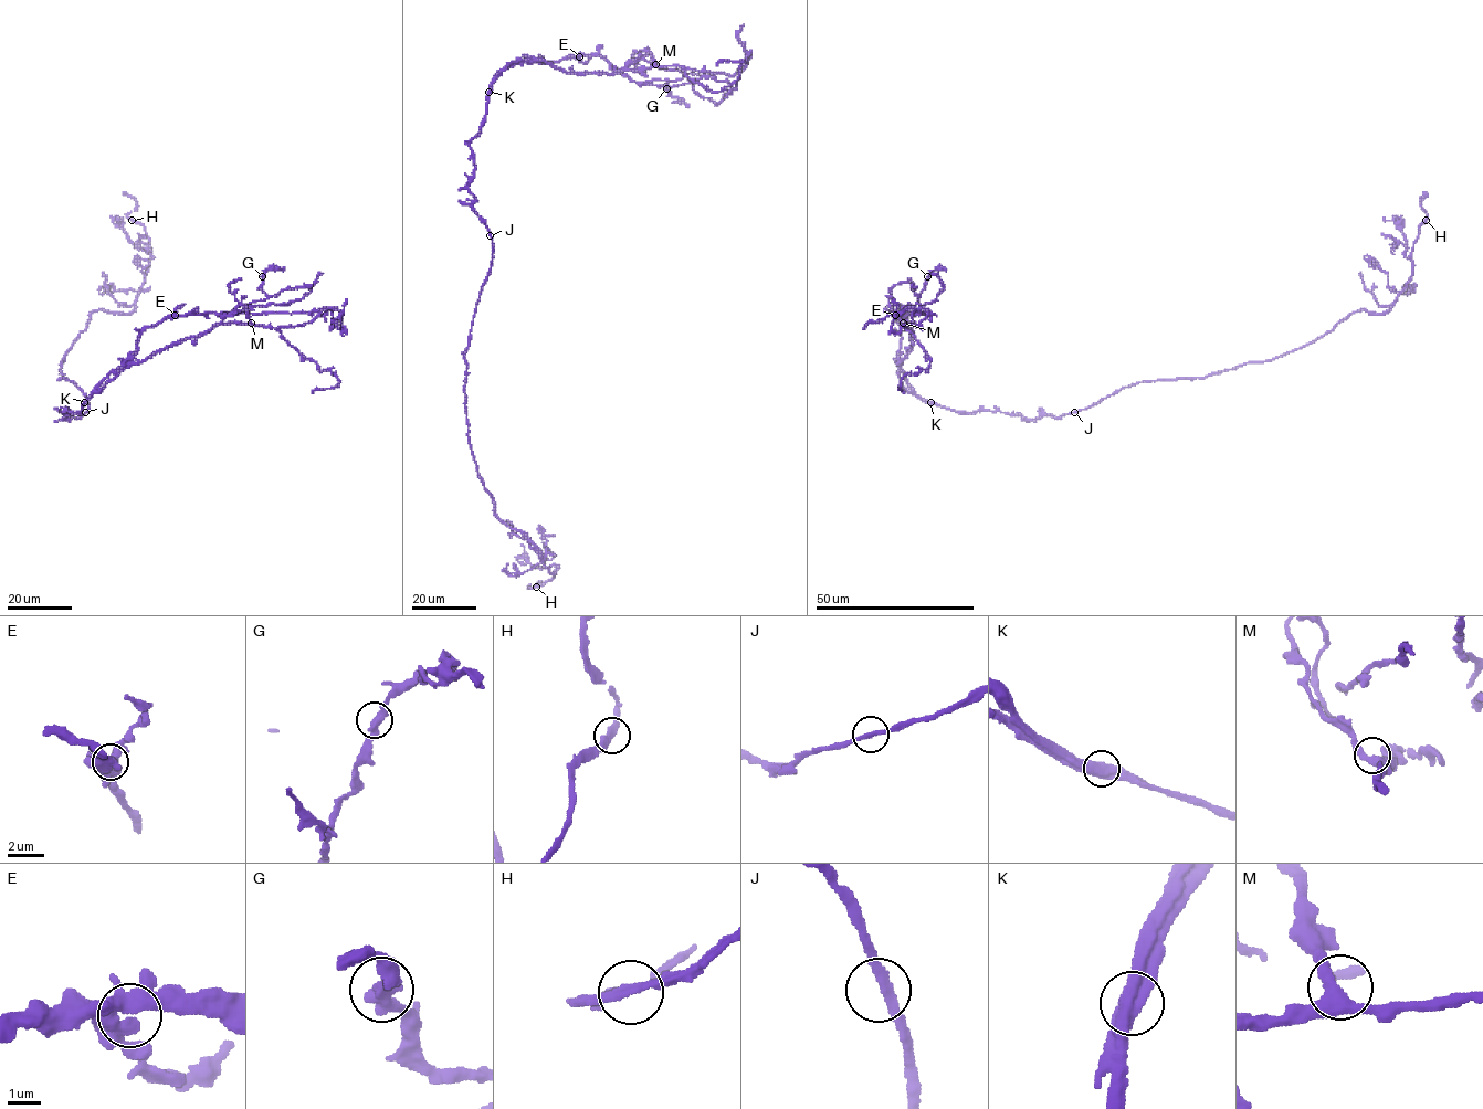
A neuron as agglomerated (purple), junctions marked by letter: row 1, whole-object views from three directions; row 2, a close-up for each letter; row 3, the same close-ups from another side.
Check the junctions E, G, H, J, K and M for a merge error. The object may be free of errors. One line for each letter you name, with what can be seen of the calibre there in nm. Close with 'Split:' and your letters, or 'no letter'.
K: 600 nm thick
Split: K

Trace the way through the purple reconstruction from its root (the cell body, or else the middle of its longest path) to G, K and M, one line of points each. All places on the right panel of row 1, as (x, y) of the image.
G: (1073, 412), (1030, 420), (924, 401), (896, 361), (901, 326), (894, 315), (919, 312), (927, 277)
K: (1073, 412), (1030, 420), (985, 410), (964, 413), (931, 402)
M: (1073, 412), (1030, 420), (985, 410), (964, 413), (924, 401), (901, 370), (912, 336), (908, 324), (903, 323)

